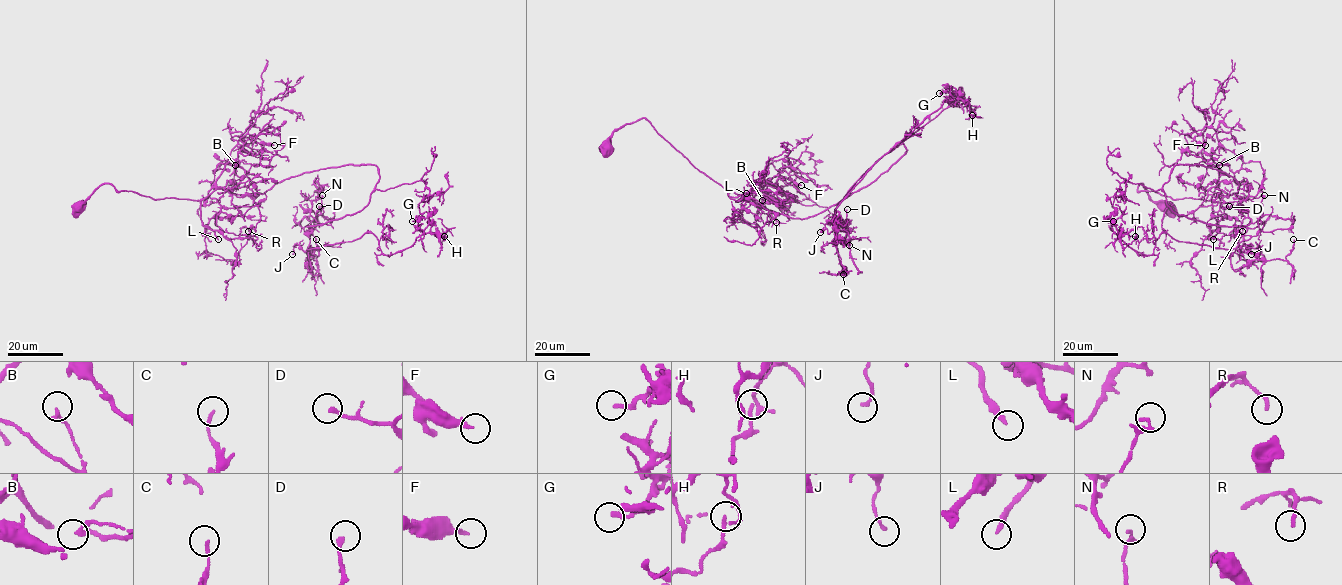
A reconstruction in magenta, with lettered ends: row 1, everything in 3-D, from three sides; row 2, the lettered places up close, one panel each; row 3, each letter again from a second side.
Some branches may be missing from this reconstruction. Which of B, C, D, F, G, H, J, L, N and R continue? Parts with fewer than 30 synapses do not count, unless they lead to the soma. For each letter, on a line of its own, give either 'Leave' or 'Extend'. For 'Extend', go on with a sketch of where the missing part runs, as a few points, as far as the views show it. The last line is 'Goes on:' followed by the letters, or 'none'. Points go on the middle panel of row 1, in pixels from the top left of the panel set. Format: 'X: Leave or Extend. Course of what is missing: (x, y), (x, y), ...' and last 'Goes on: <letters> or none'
B: Leave
C: Leave
D: Leave
F: Leave
G: Leave
H: Leave
J: Leave
L: Extend
N: Leave
R: Leave
Goes on: L

